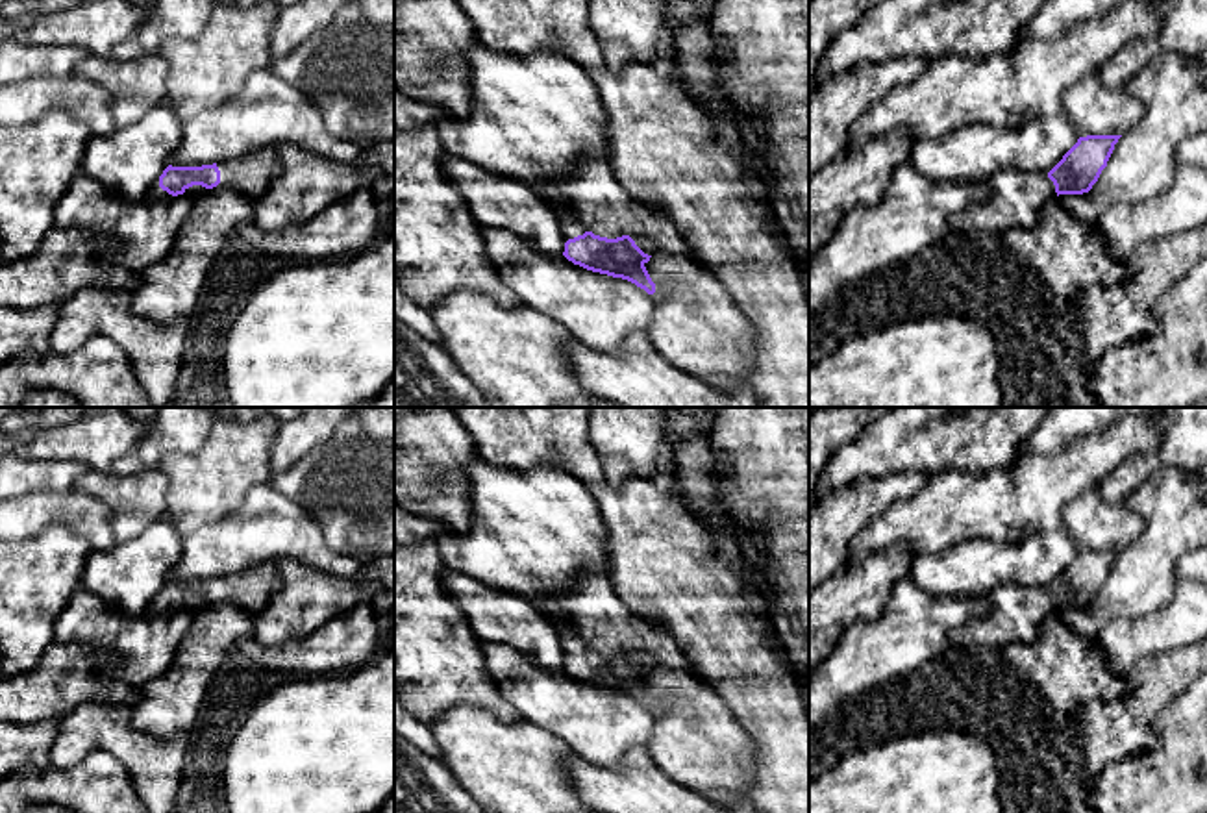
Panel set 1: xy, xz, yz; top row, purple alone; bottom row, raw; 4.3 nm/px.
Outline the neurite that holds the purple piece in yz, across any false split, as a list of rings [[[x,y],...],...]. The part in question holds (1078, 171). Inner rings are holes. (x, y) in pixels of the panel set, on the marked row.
[[[1087,135],[1050,170],[998,170],[989,181],[989,196],[950,219],[952,237],[1007,233],[1037,224],[1040,209],[1059,194],[1092,189],[1122,135]]]

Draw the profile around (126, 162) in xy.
[[[161,102],[139,122],[94,135],[80,172],[100,181],[113,196],[139,202],[168,167],[181,137],[183,122]]]

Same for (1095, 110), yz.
[[[1092,72],[1064,91],[1063,111],[1079,137],[1087,137],[1124,135],[1142,119],[1146,107],[1124,85],[1109,89]]]

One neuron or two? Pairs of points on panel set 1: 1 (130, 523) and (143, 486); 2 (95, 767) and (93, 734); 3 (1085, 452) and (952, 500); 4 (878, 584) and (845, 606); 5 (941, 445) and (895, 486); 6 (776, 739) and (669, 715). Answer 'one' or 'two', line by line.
1: one
2: two
3: one
4: one
5: two
6: two

